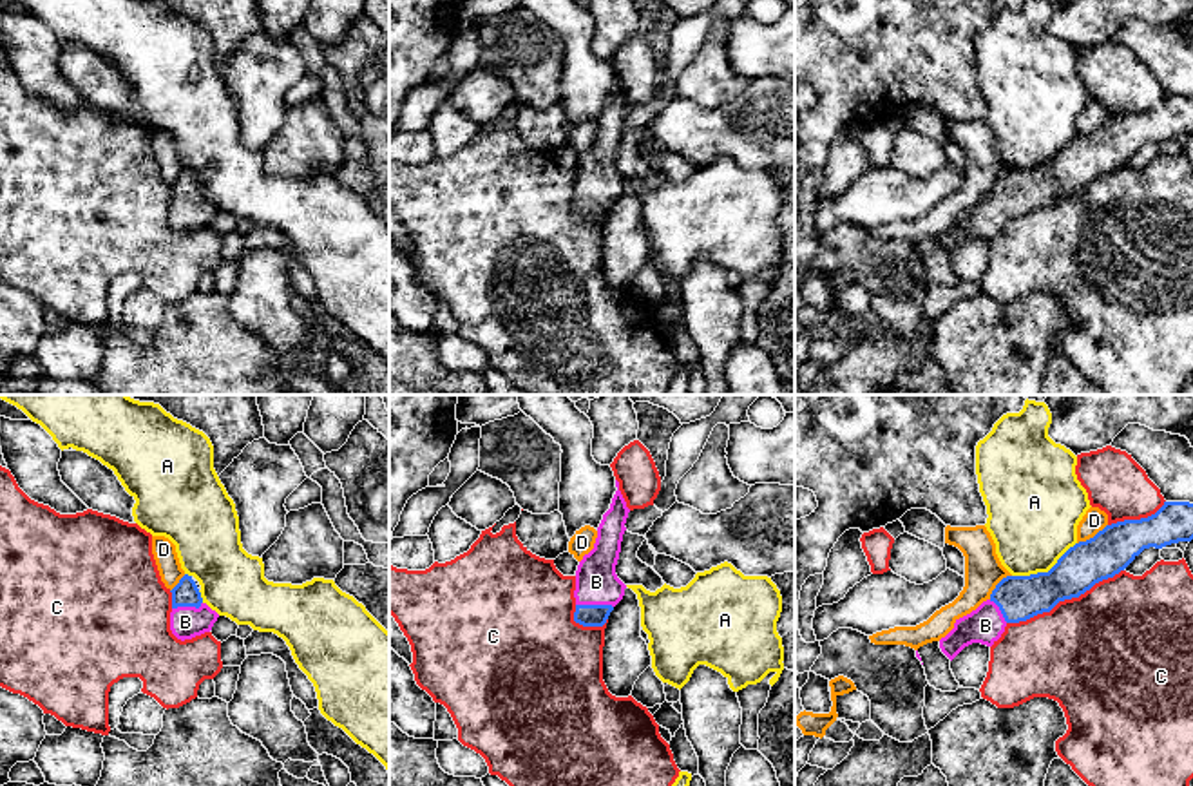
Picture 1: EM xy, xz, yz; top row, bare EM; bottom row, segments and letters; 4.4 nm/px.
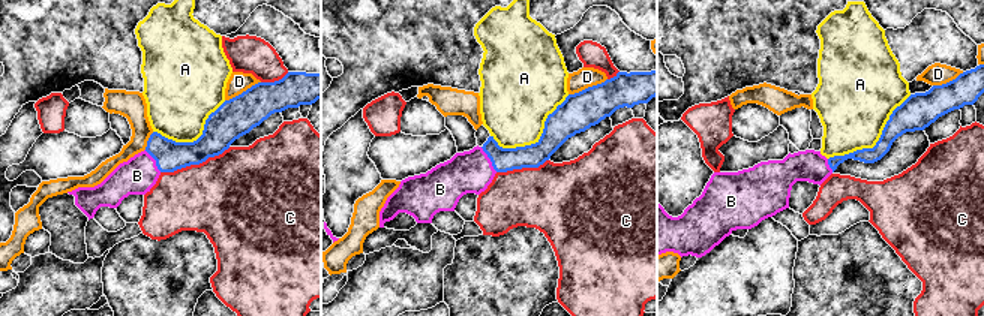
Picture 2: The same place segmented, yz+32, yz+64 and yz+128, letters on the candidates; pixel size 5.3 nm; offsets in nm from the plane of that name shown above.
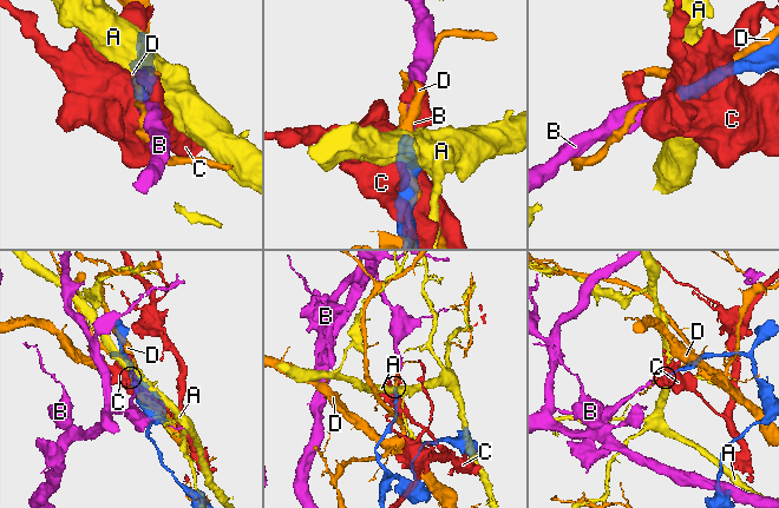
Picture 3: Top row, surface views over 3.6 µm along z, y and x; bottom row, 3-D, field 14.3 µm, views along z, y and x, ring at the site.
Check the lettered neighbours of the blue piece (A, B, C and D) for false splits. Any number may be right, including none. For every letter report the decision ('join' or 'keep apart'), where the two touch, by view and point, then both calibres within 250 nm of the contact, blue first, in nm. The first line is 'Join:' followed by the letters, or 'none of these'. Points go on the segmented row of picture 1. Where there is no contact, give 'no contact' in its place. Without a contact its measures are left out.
Join: B
A: keep apart | yz (1043, 573) | 200/400 nm
B: join | xz (594, 605) | 100/190 nm
C: keep apart | yz (1065, 598) | 200/480 nm
D: keep apart | yz (1094, 536) | 200/100 nm

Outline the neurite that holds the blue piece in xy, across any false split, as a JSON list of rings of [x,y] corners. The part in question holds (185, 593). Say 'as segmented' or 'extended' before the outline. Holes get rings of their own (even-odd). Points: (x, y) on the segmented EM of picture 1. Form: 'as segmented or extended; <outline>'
extended; [[[185,574],[170,592],[170,630],[177,639],[192,639],[212,630],[219,614],[203,601],[192,576]]]

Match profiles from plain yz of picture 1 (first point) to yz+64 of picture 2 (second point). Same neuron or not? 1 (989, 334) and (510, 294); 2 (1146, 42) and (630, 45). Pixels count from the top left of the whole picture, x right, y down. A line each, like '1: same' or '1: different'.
1: same
2: same

